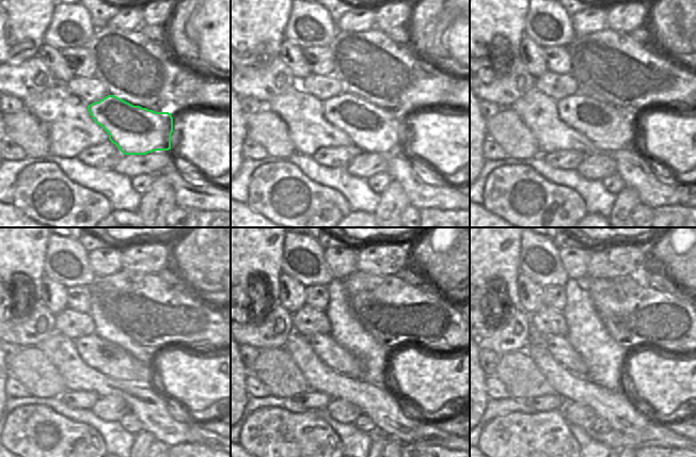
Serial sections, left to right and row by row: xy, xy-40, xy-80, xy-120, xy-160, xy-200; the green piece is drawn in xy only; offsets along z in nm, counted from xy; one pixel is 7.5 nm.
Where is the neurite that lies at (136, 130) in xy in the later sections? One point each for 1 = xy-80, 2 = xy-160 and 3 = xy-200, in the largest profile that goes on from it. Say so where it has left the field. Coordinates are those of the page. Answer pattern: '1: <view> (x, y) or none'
1: xy-80 (610, 128)
2: xy-160 (335, 357)
3: xy-200 (558, 346)

